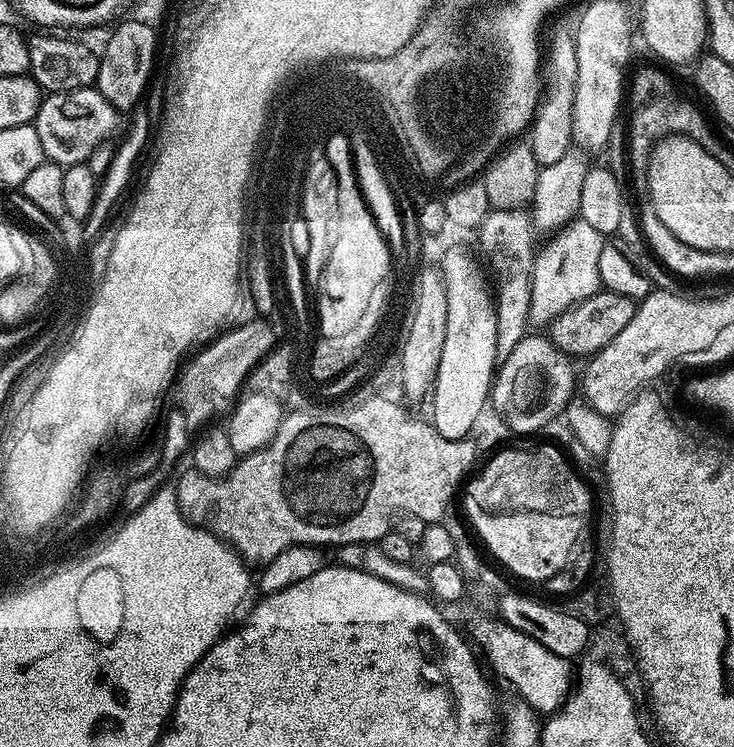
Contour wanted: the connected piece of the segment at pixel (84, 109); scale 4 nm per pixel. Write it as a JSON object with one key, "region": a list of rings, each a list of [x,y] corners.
{"region":[[[94,86],[92,96],[88,96],[88,88],[71,88],[69,92],[54,92],[41,99],[34,123],[44,155],[51,163],[65,166],[85,163],[91,151],[109,137],[104,133],[104,128],[96,128],[96,120],[92,120],[96,104],[104,103],[106,98],[102,98],[102,94]]]}

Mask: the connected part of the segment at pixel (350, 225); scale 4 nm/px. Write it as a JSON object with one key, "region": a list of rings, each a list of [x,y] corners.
{"region":[[[343,134],[330,135],[327,140],[332,144],[332,163],[336,164],[342,177],[340,180],[340,244],[336,244],[336,256],[332,256],[332,268],[328,268],[328,276],[324,276],[324,282],[318,288],[325,293],[324,333],[338,336],[351,331],[351,328],[359,323],[364,308],[367,308],[375,282],[379,282],[383,274],[389,274],[394,259],[389,252],[387,241],[380,233],[360,193],[352,149],[349,148],[349,137]]]}

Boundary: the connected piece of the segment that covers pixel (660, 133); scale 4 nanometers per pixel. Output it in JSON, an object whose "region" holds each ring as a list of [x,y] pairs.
{"region":[[[640,68],[631,73],[626,88],[627,103],[632,103],[632,113],[626,119],[626,160],[636,172],[643,173],[657,140],[671,134],[676,128],[709,128],[706,117],[688,100],[676,93],[672,80],[660,68]]]}

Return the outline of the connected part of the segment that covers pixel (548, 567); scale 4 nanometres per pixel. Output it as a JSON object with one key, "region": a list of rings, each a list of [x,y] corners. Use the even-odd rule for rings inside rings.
{"region":[[[465,499],[464,508],[468,511],[467,523],[478,537],[479,543],[488,547],[488,552],[504,568],[509,568],[516,576],[524,580],[545,582],[552,575],[569,567],[572,551],[582,537],[577,533],[576,520],[557,519],[547,514],[502,516],[497,511],[488,511],[477,500]]]}

